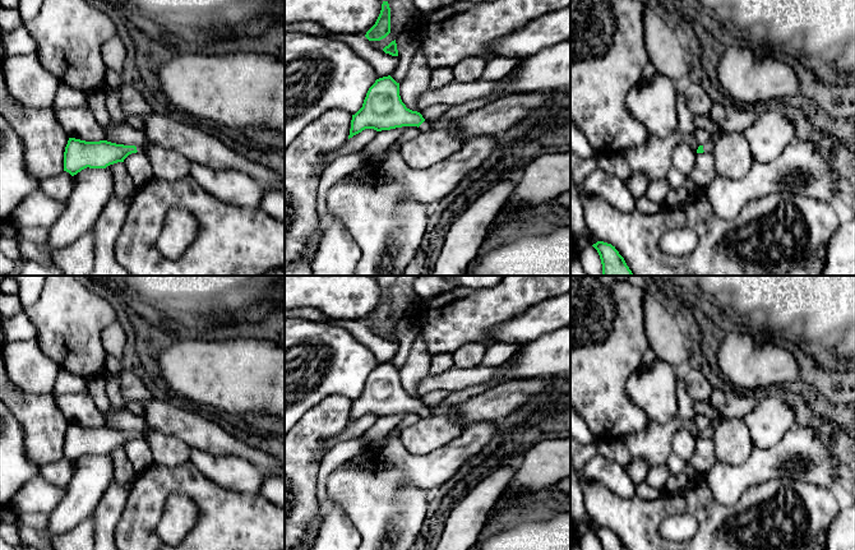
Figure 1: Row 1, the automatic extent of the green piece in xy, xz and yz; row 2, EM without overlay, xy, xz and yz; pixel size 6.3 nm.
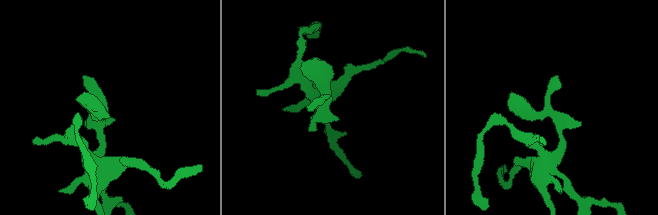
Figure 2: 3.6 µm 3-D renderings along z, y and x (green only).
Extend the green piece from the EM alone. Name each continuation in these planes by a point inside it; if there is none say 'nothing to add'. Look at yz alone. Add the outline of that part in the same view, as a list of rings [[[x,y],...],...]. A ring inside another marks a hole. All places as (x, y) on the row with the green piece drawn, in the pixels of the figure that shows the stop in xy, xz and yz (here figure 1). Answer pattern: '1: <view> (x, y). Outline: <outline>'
1: yz (730, 118). Outline: [[[729,101],[715,102],[708,116],[718,125],[718,130],[711,134],[710,140],[703,145],[703,151],[712,152],[715,143],[722,134],[744,133],[745,129],[755,123],[758,115],[759,108],[755,107],[743,107]]]

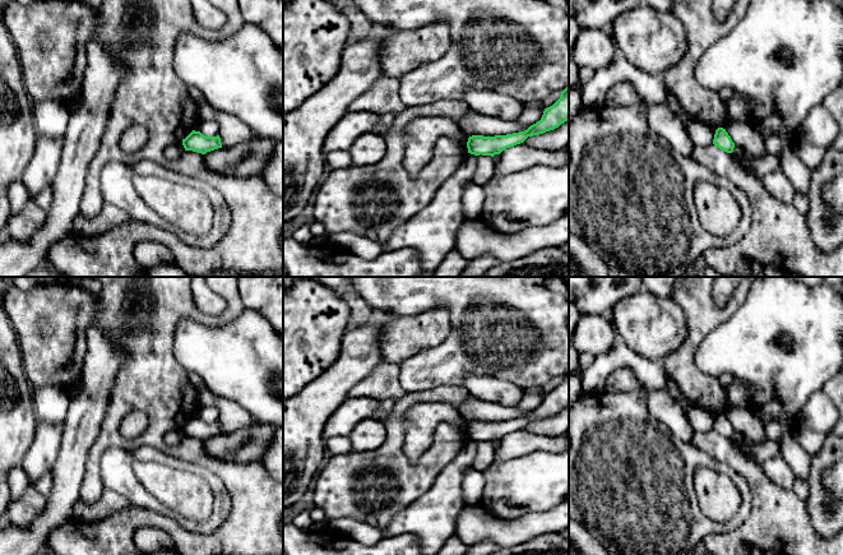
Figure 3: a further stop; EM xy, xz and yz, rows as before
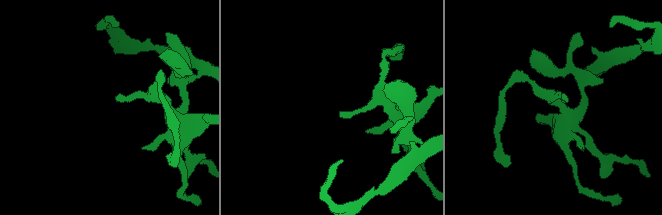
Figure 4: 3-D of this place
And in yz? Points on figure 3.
nothing to add

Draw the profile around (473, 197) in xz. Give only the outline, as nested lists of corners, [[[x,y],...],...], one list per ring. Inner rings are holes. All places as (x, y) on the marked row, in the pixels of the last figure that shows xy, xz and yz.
[[[471,181],[463,191],[463,212],[465,216],[477,217],[485,203],[485,190],[483,186],[474,184]]]

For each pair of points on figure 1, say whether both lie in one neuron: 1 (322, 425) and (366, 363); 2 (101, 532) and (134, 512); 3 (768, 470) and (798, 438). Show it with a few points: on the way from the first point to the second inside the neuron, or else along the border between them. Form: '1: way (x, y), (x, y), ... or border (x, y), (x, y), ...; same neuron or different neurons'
1: border (351, 400), (343, 396), (327, 396), (315, 405); different neurons
2: border (129, 493), (114, 536); different neurons
3: way (776, 462), (793, 445); same neuron

